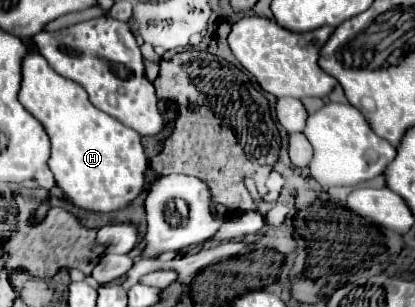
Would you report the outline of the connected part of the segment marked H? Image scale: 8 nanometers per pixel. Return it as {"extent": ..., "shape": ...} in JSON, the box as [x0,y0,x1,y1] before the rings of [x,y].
{"extent":[18,53,148,213],"shape":[[[40,53],[24,55],[18,101],[24,105],[24,109],[30,115],[34,115],[40,121],[40,125],[48,133],[48,137],[50,137],[50,161],[48,161],[50,171],[54,173],[56,185],[62,187],[62,191],[74,205],[88,209],[88,211],[98,211],[98,213],[118,211],[118,209],[124,209],[132,199],[136,199],[142,193],[144,171],[148,167],[148,161],[146,161],[146,155],[144,155],[144,149],[140,143],[140,135],[136,131],[132,131],[130,127],[122,125],[120,121],[116,121],[112,115],[96,109],[90,103],[88,93],[78,83],[52,71],[48,61]]]}

